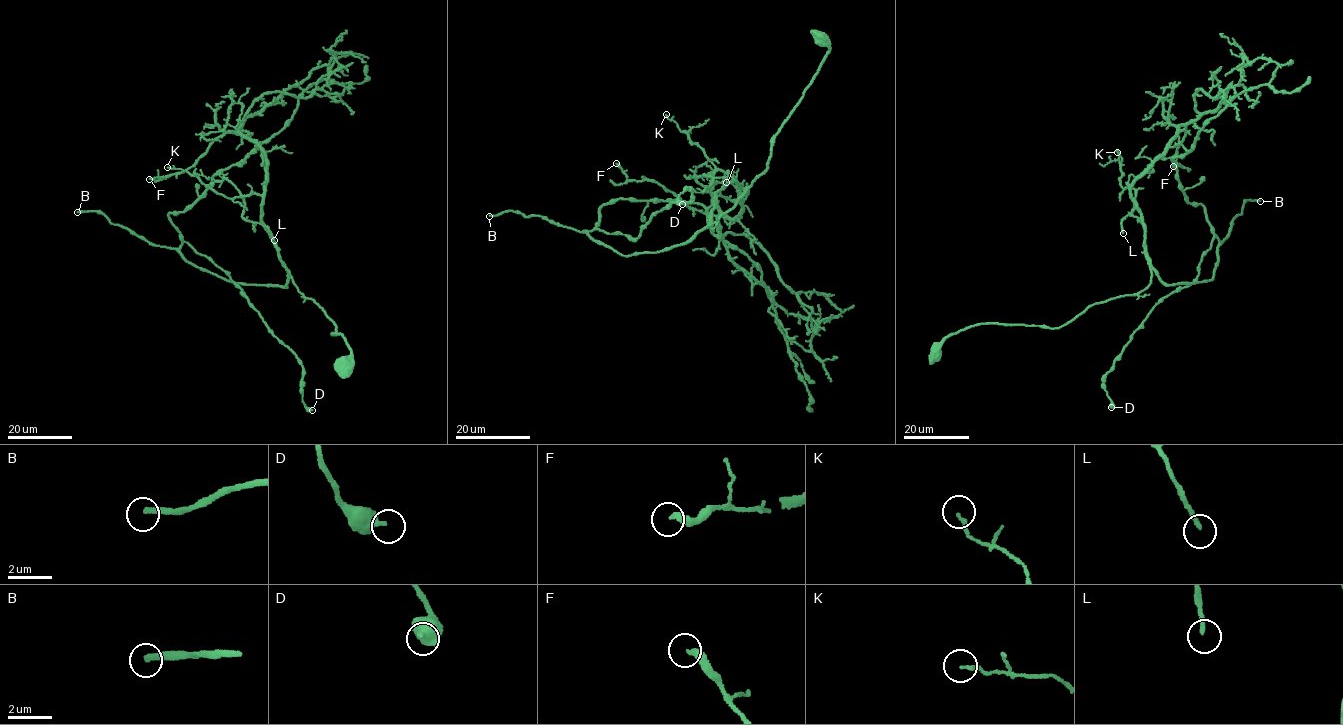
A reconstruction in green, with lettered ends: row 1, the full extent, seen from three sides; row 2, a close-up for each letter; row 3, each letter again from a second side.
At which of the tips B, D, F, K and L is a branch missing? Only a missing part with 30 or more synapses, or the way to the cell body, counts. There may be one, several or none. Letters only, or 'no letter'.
B

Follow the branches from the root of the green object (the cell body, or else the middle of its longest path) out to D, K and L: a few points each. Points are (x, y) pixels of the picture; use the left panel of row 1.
D: (344, 368), (345, 338), (289, 272), (284, 287), (231, 282), (186, 260), (183, 242), (296, 355), (312, 410)
K: (344, 368), (349, 345), (294, 282), (262, 221), (262, 197), (228, 198), (167, 167)
L: (344, 368), (352, 353), (345, 338), (294, 282), (262, 221), (262, 197), (244, 195), (242, 217), (274, 240)

